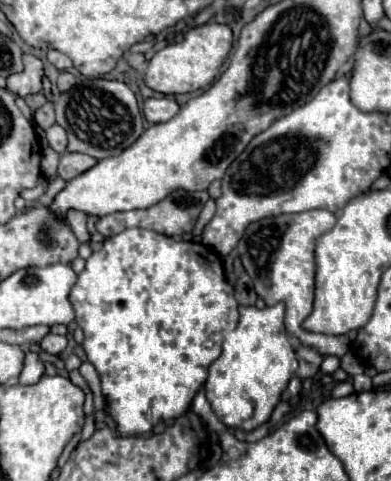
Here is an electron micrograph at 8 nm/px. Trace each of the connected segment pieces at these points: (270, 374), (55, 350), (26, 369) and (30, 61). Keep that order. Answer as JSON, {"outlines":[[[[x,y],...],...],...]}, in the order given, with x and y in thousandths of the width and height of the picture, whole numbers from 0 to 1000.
{"outlines":[[[[729,630],[673,642],[616,634],[611,655],[606,684],[575,696],[565,742],[535,759],[524,817],[550,863],[581,888],[642,896],[688,871],[698,846],[714,838],[719,817],[762,765],[762,751],[724,676]]],[[[115,696],[105,709],[100,709],[100,721],[115,730],[115,734],[136,734],[136,738],[151,738],[166,721],[171,721],[171,705],[161,696]]],[[[64,726],[64,746],[59,746],[59,771],[49,780],[49,796],[54,800],[79,800],[90,792],[100,792],[100,784],[110,780],[110,751],[100,746],[100,738],[79,726]]],[[[64,114],[64,148],[18,160],[18,185],[33,198],[69,202],[79,193],[100,193],[105,185],[105,135],[84,114]]]]}

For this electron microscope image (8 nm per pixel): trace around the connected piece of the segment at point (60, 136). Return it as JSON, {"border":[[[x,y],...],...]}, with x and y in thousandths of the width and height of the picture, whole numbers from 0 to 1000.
{"border":[[[136,260],[130,268],[120,268],[120,293],[125,293],[125,306],[146,318],[166,318],[166,301],[171,301],[171,285],[161,277],[161,264],[151,260]]]}

